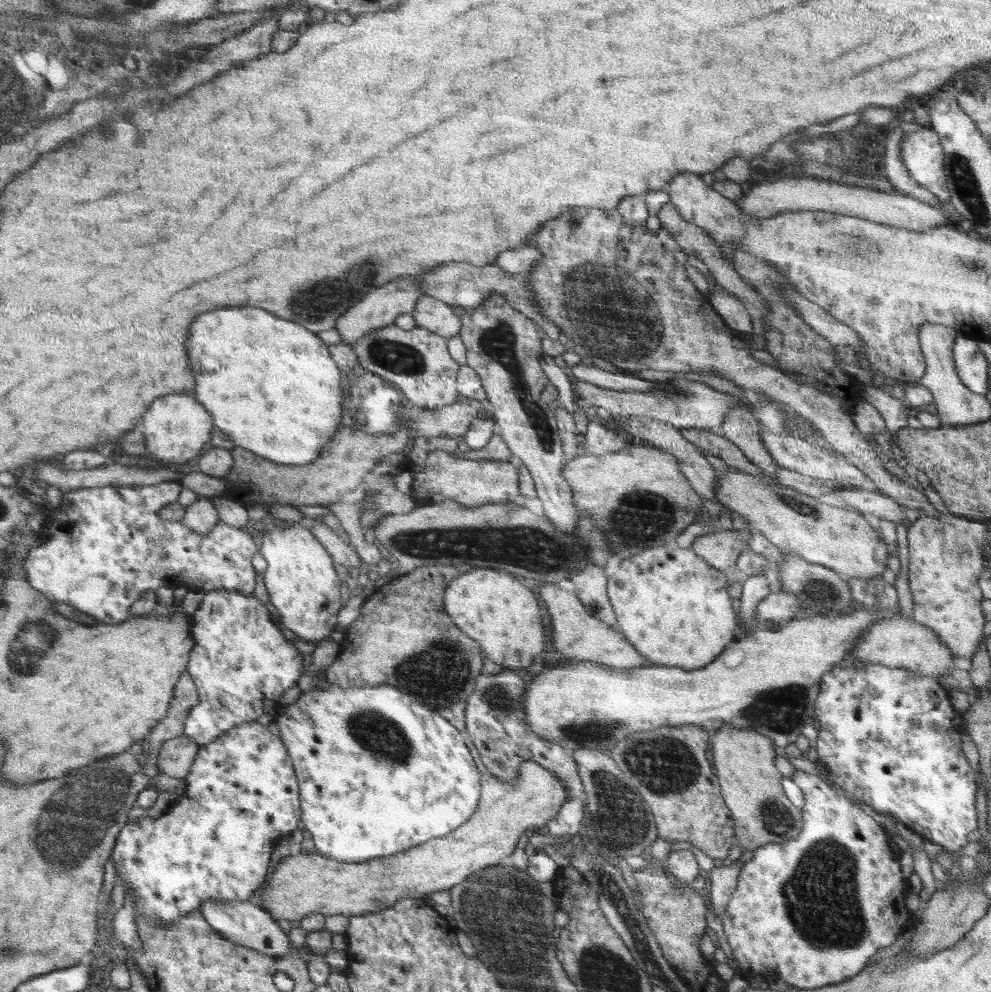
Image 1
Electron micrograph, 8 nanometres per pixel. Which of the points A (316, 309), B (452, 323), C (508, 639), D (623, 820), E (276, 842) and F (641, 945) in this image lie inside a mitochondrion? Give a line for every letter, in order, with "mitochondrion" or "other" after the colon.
A: mitochondrion
B: other
C: other
D: mitochondrion
E: other
F: mitochondrion

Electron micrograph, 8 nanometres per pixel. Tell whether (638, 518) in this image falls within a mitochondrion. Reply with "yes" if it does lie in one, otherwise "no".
yes

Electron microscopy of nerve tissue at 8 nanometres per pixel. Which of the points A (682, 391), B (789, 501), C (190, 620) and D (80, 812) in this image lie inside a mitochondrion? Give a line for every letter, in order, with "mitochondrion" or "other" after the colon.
A: mitochondrion
B: mitochondrion
C: other
D: mitochondrion

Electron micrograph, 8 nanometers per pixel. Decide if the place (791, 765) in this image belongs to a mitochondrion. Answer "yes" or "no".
no

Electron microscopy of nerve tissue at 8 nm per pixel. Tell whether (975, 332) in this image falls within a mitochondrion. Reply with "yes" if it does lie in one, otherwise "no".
no

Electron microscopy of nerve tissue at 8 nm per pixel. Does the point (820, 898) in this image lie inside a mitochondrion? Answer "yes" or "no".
yes

